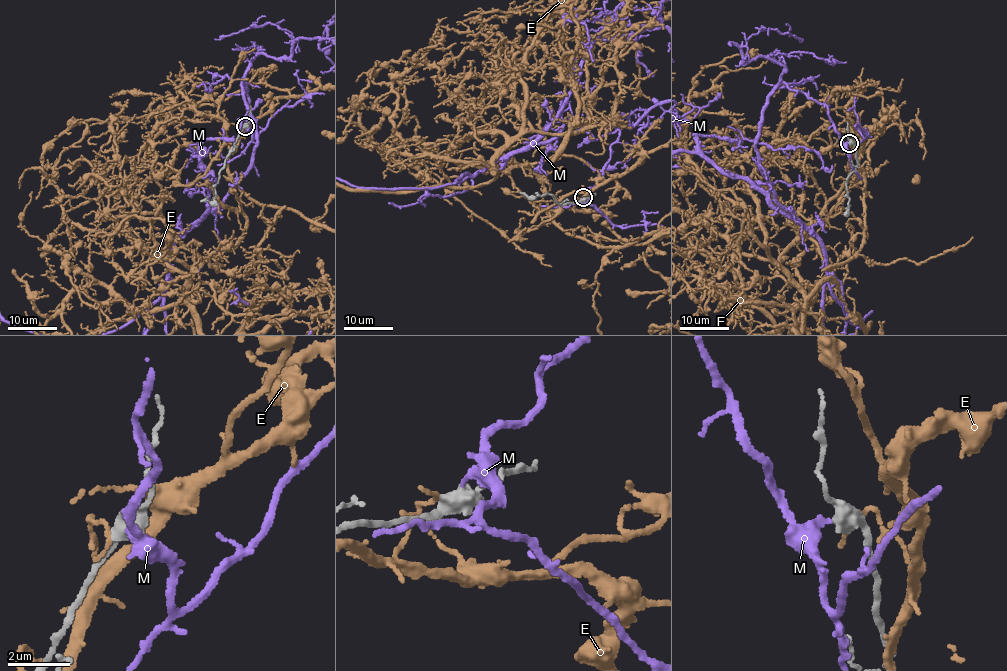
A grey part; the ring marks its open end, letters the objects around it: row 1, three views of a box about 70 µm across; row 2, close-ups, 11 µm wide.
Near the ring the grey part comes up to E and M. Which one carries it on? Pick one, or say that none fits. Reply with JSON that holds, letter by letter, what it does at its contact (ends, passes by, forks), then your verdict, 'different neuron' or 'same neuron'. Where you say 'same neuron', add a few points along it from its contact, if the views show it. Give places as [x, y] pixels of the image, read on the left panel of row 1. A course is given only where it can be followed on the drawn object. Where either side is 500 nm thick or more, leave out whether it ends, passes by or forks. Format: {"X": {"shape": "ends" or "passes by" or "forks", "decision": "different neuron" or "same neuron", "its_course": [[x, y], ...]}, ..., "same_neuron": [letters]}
{"E": {"shape": "ends", "decision": "different neuron"}, "M": {"decision": "same neuron"}, "same_neuron": ["M"]}

